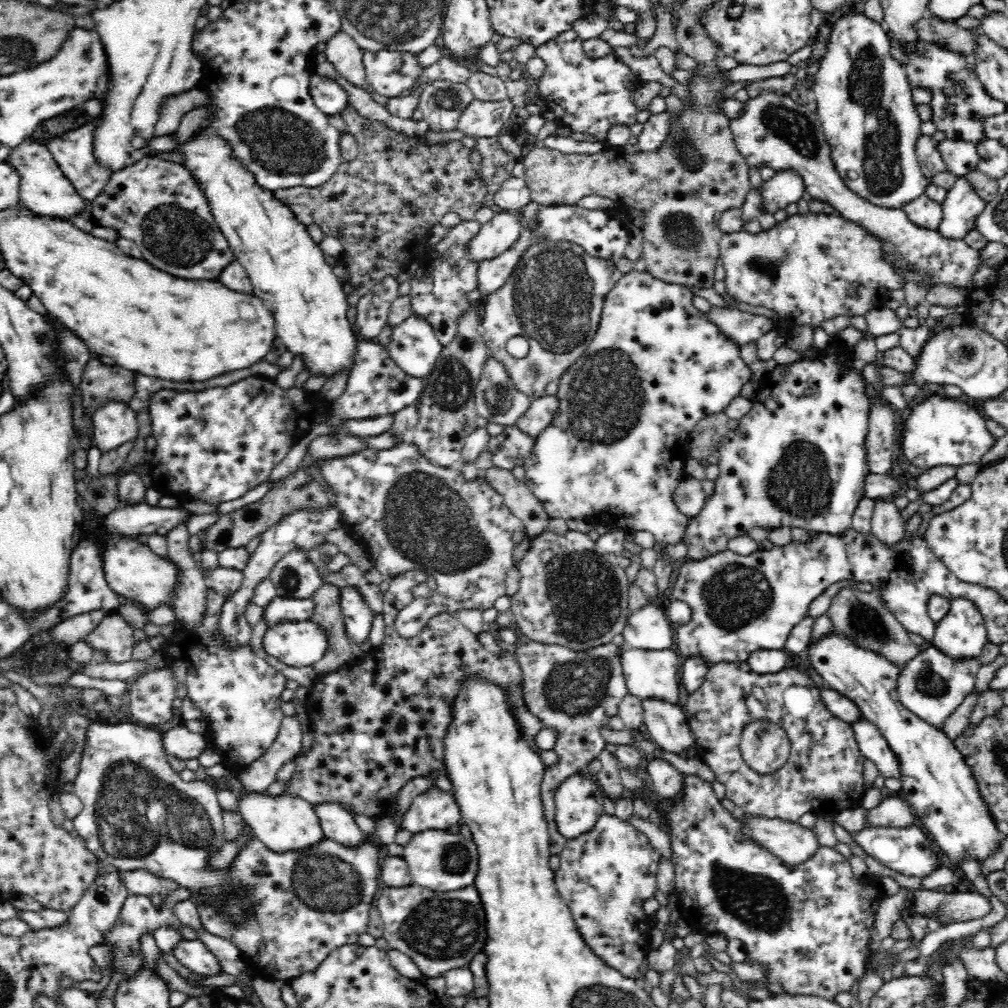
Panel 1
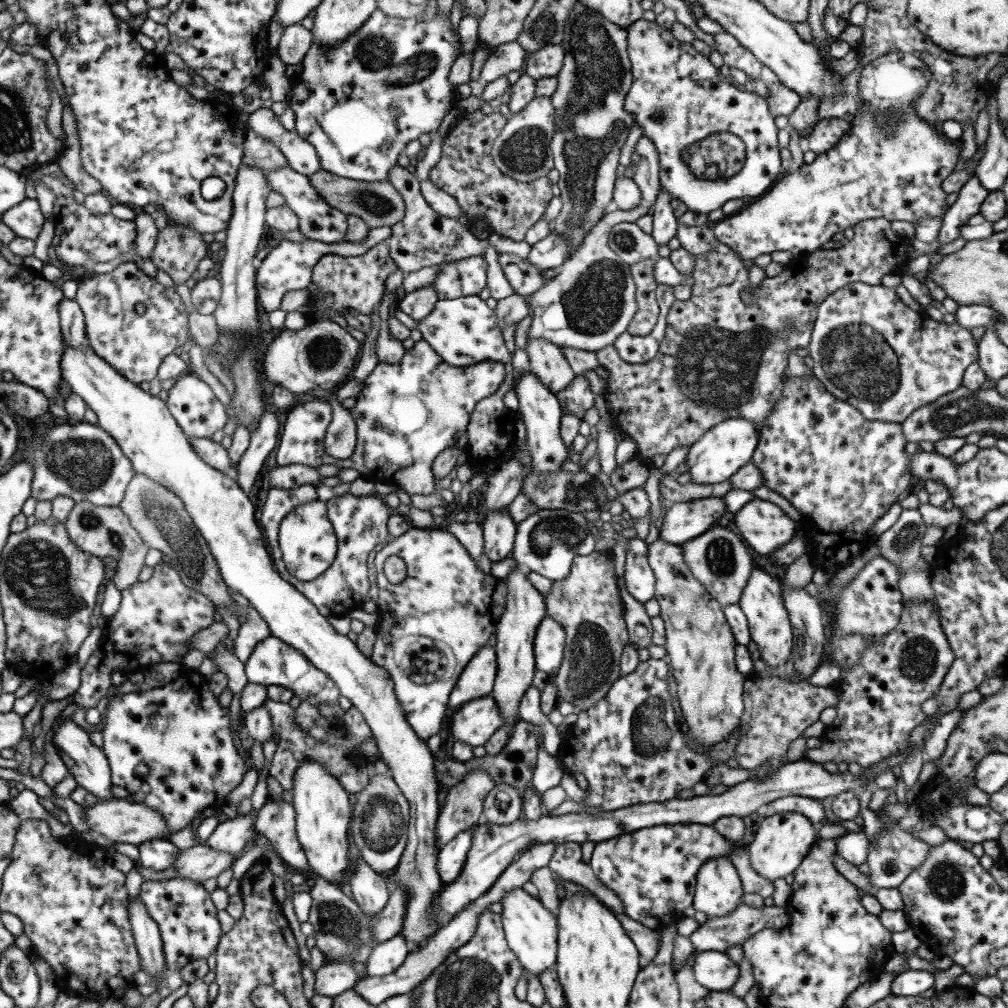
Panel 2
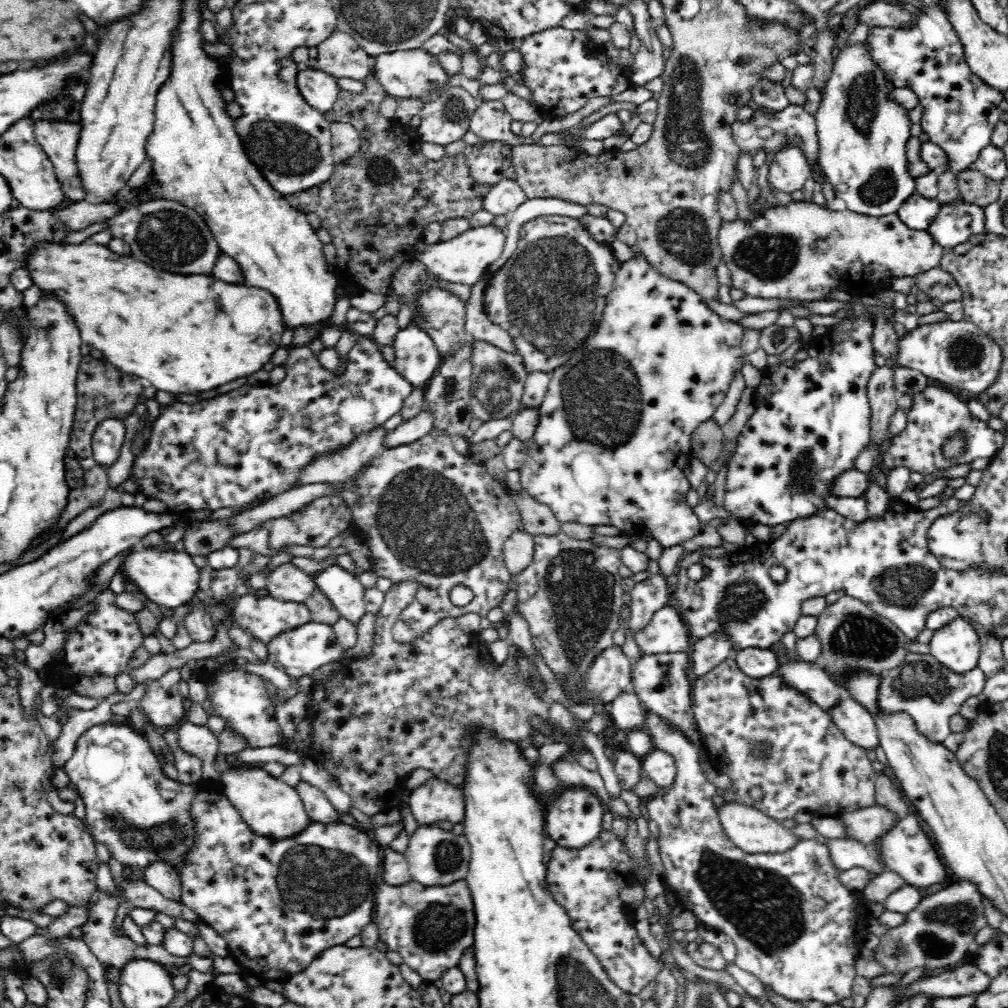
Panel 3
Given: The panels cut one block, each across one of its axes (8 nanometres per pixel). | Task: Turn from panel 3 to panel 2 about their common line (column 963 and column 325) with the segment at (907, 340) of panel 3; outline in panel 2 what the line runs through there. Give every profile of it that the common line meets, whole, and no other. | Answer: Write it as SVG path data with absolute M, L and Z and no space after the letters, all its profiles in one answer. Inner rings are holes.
M323 319L300 330L283 328L267 346L261 362L266 380L291 394L307 393L317 387L329 390L350 377L360 353L360 343L337 323Z

